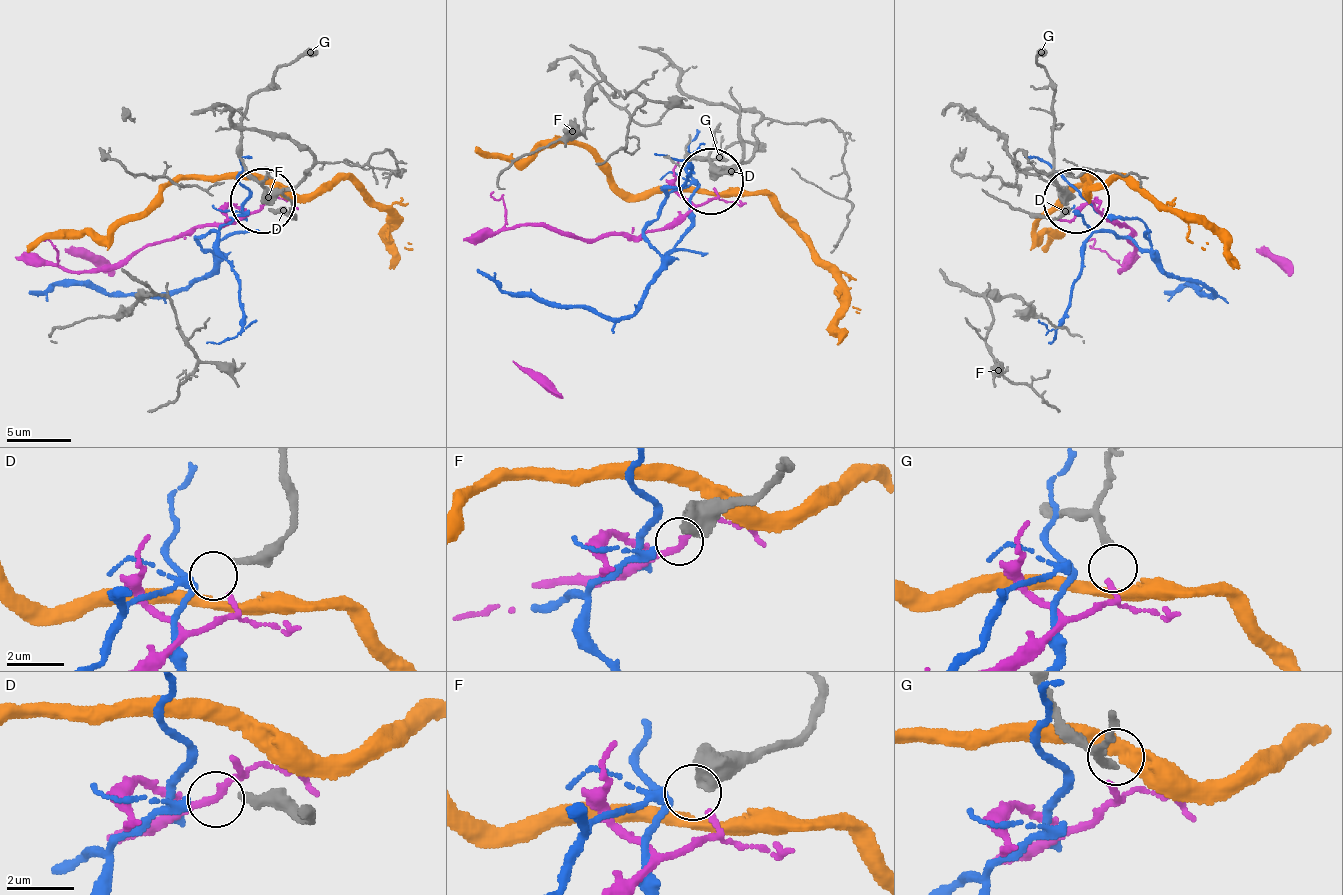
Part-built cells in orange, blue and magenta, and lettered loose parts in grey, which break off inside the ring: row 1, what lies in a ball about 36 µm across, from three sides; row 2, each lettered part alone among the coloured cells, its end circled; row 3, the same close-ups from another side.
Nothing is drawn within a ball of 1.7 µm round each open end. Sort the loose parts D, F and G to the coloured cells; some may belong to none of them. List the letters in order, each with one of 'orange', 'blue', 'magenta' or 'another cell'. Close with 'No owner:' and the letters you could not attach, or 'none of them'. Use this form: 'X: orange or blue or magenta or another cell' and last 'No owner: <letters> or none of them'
D: blue
F: another cell
G: another cell
No owner: F, G

